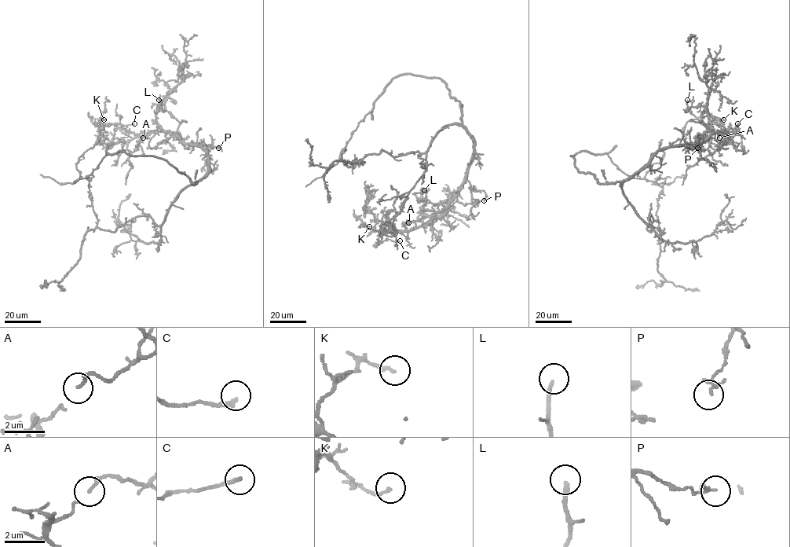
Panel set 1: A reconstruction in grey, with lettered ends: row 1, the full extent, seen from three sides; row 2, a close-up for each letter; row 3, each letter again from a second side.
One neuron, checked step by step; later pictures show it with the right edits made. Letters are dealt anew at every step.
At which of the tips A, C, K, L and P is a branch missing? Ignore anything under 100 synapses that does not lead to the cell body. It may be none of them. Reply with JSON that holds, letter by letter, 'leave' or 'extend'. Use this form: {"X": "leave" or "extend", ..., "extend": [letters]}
{"A": "leave", "C": "leave", "K": "leave", "L": "leave", "P": "leave", "extend": []}

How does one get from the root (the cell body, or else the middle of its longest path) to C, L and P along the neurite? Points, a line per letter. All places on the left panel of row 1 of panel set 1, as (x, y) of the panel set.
C: (199, 181), (208, 170), (207, 153), (199, 145), (186, 144), (174, 133), (137, 135), (115, 130), (134, 123)
L: (199, 181), (207, 171), (207, 153), (176, 133), (166, 132), (157, 122), (159, 100)
P: (199, 181), (208, 170), (207, 155), (201, 145), (218, 148)

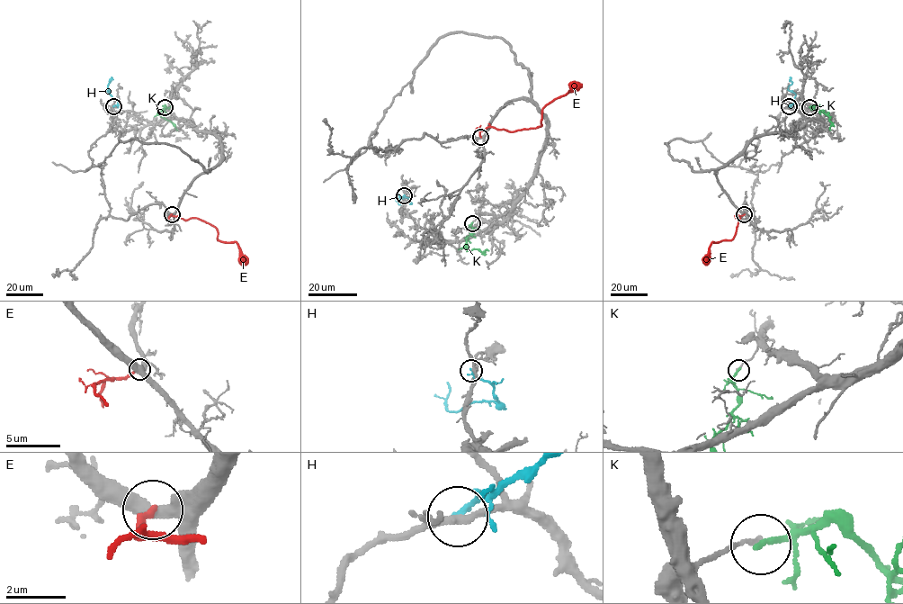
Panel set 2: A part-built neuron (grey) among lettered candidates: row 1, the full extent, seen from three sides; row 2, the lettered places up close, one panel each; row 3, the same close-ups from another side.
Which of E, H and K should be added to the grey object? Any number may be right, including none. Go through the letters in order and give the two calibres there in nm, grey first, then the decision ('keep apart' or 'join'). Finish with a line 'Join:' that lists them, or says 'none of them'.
E: 440 nm thick on the grey side, 240 nm on the other; keep apart
H: 200 nm thick on the grey side, 200 nm on the other; keep apart
K: 150 nm thick on the grey side, 200 nm on the other; keep apart
Join: none of them

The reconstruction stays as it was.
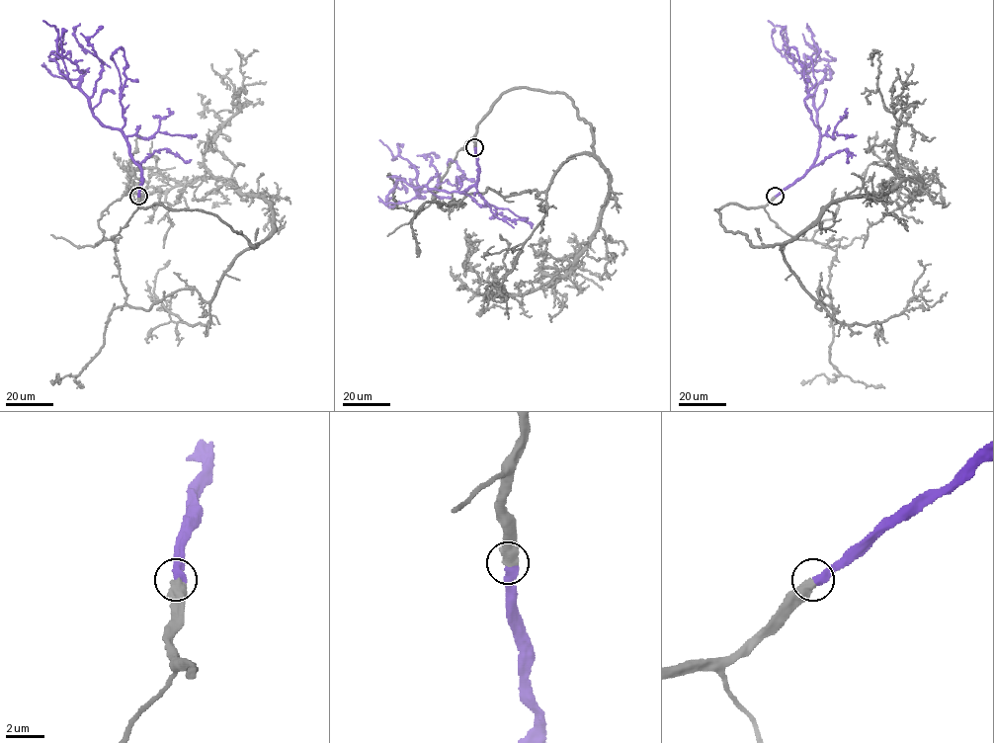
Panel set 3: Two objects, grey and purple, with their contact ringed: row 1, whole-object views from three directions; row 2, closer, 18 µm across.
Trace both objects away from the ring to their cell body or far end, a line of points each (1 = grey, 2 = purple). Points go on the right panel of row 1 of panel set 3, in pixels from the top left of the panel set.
1: (776, 196), (715, 209), (720, 223), (754, 246), (785, 244), (830, 204), (921, 177), (874, 162), (868, 199)
2: (776, 196), (816, 158), (814, 92), (825, 73), (798, 72), (784, 55), (786, 32), (768, 20)

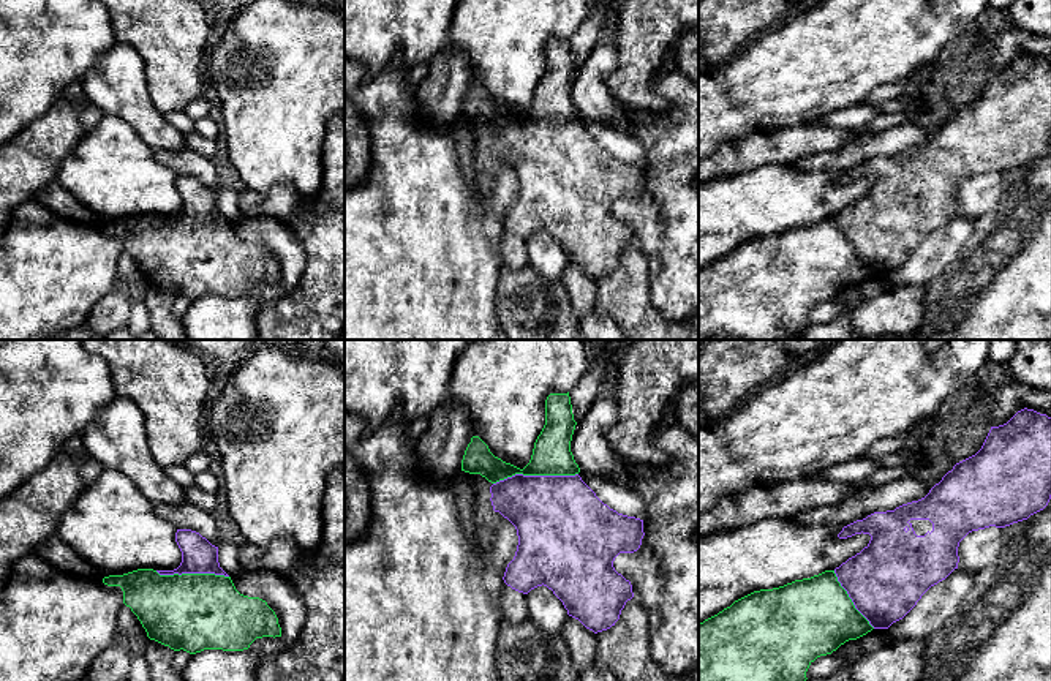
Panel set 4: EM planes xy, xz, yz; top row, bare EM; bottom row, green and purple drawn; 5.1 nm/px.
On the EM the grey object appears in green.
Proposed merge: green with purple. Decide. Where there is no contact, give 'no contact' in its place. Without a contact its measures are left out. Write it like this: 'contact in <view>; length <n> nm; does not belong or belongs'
contact in xz; length 440 nm; belongs

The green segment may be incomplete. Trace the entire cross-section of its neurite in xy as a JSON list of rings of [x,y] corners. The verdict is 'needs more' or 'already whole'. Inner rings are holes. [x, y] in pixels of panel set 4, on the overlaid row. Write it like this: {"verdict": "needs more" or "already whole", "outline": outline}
{"verdict": "needs more", "outline": [[[177,529],[175,542],[182,551],[177,569],[137,569],[103,578],[104,585],[122,588],[123,604],[137,616],[150,640],[196,654],[204,649],[243,651],[256,638],[281,637],[278,618],[267,602],[240,594],[220,567],[218,547],[191,529]]]}

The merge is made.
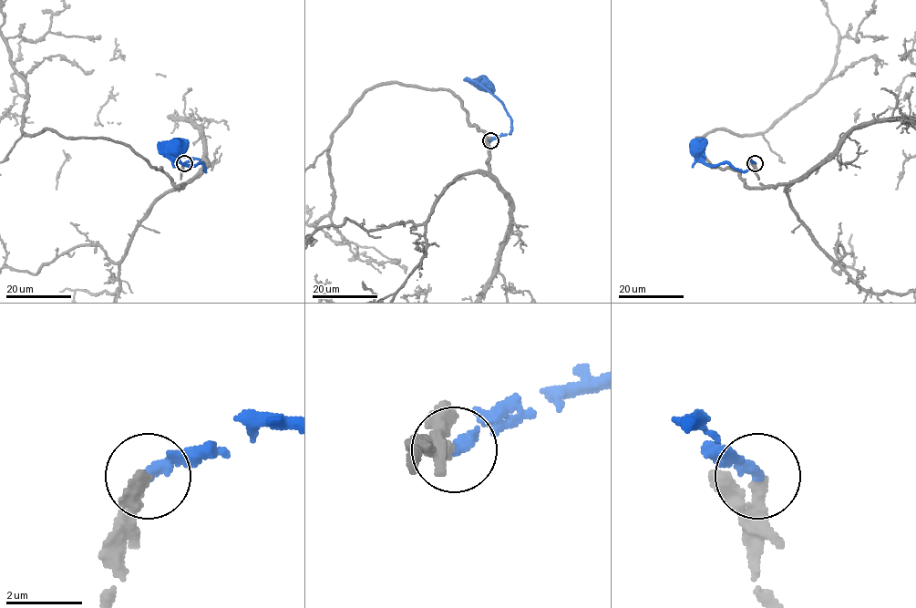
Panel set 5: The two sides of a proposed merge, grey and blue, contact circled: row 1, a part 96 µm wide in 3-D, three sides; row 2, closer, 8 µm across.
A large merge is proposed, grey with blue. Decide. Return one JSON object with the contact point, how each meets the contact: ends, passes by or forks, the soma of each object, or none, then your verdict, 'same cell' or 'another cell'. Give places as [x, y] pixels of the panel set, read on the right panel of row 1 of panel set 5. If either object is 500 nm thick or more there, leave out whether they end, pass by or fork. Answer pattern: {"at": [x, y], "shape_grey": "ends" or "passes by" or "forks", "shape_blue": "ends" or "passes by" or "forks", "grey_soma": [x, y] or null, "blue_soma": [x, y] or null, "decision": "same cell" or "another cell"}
{"at": [755, 163], "shape_grey": "ends", "shape_blue": "ends", "grey_soma": null, "blue_soma": [697, 148], "decision": "same cell"}

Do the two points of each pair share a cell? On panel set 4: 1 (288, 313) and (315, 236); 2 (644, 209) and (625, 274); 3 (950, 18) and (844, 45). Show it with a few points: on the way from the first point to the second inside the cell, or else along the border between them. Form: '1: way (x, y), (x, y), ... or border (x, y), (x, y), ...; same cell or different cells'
1: way (307, 294), (316, 285), (316, 255); same cell
2: border (634, 242), (647, 263), (648, 278); different cells
3: way (923, 27), (871, 29); same cell

